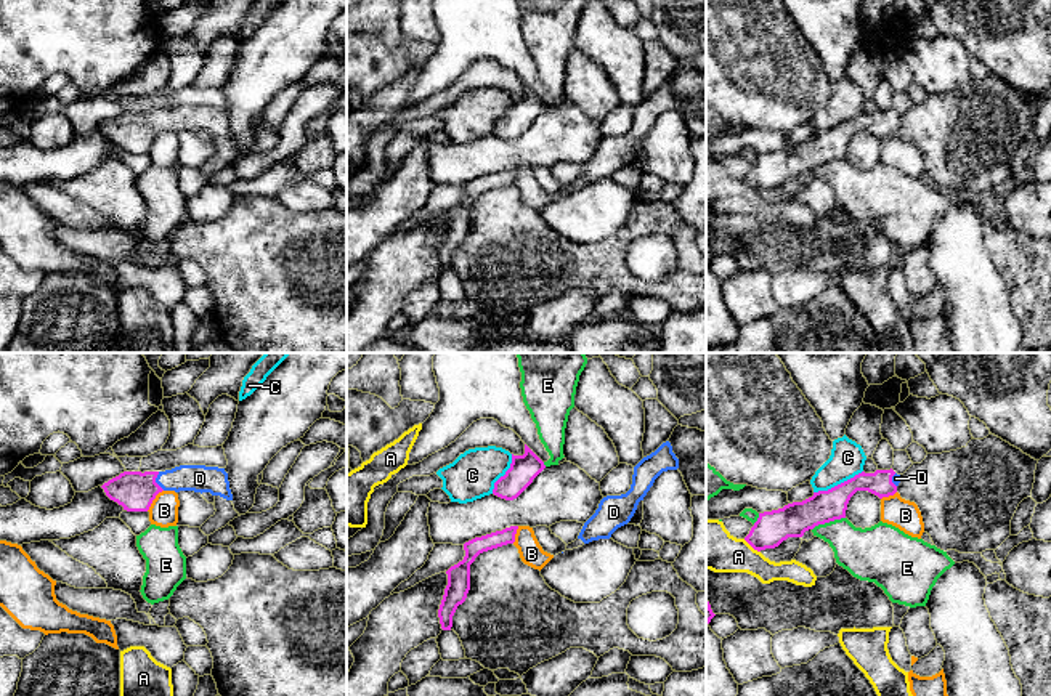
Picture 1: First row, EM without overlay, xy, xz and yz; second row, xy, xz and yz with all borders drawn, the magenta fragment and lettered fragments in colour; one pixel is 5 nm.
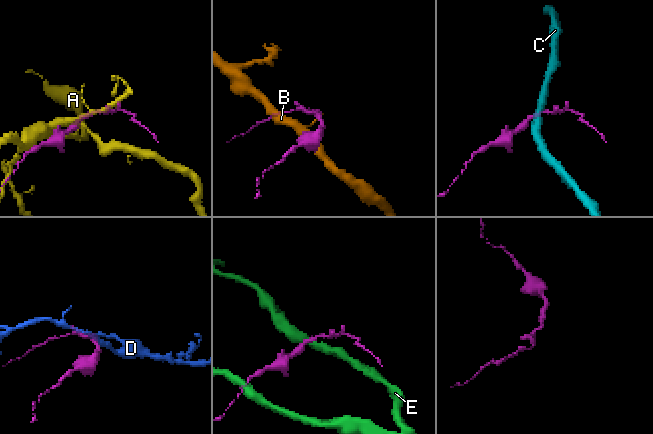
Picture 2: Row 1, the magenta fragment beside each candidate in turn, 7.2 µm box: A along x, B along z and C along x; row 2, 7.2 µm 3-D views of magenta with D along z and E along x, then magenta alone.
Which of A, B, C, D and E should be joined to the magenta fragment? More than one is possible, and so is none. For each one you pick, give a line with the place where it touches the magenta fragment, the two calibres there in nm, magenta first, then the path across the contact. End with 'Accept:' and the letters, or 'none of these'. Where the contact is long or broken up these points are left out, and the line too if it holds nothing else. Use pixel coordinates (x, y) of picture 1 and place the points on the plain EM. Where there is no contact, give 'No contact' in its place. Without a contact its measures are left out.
D: Touches magenta at xy (154, 122). Thickness 200 nm (magenta) against 140 nm. Path across: xy (135, 132), (154, 122), (199, 119)
Accept: D

